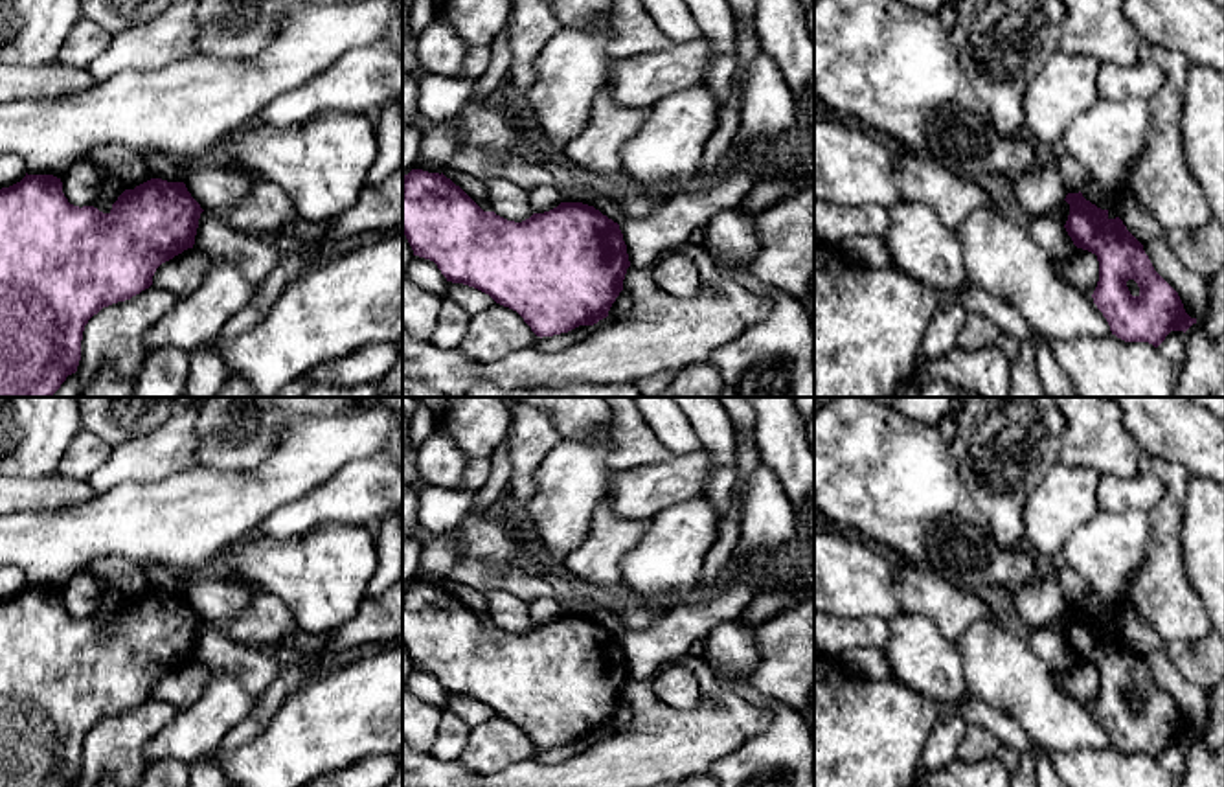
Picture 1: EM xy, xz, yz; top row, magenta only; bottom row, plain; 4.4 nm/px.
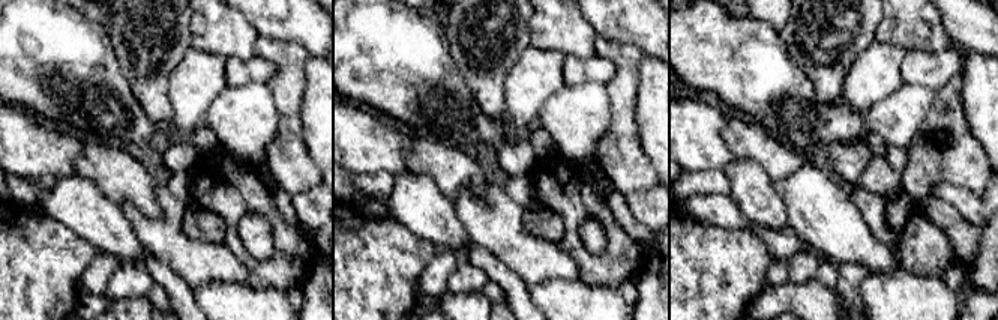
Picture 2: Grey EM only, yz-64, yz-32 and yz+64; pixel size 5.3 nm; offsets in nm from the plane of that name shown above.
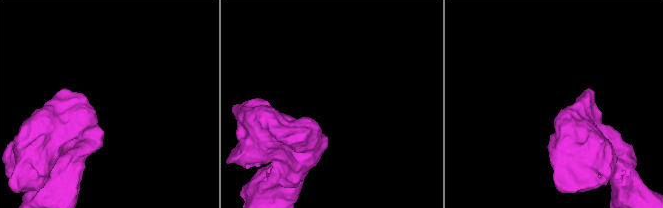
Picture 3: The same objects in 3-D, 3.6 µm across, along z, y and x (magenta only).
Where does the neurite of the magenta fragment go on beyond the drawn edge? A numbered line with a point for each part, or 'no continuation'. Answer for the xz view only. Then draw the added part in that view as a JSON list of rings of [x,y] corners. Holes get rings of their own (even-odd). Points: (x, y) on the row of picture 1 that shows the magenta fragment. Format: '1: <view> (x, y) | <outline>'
no continuation

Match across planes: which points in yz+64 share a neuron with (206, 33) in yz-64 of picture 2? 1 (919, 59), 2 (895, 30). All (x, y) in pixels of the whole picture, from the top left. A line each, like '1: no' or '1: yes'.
1: no
2: yes

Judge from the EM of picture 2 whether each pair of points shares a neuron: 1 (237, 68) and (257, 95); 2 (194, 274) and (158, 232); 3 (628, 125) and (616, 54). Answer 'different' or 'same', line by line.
1: different
2: same
3: same

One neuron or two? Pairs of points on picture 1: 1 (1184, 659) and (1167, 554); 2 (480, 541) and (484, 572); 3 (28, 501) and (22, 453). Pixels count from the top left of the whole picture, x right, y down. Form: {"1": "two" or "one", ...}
{"1": "two", "2": "two", "3": "two"}

